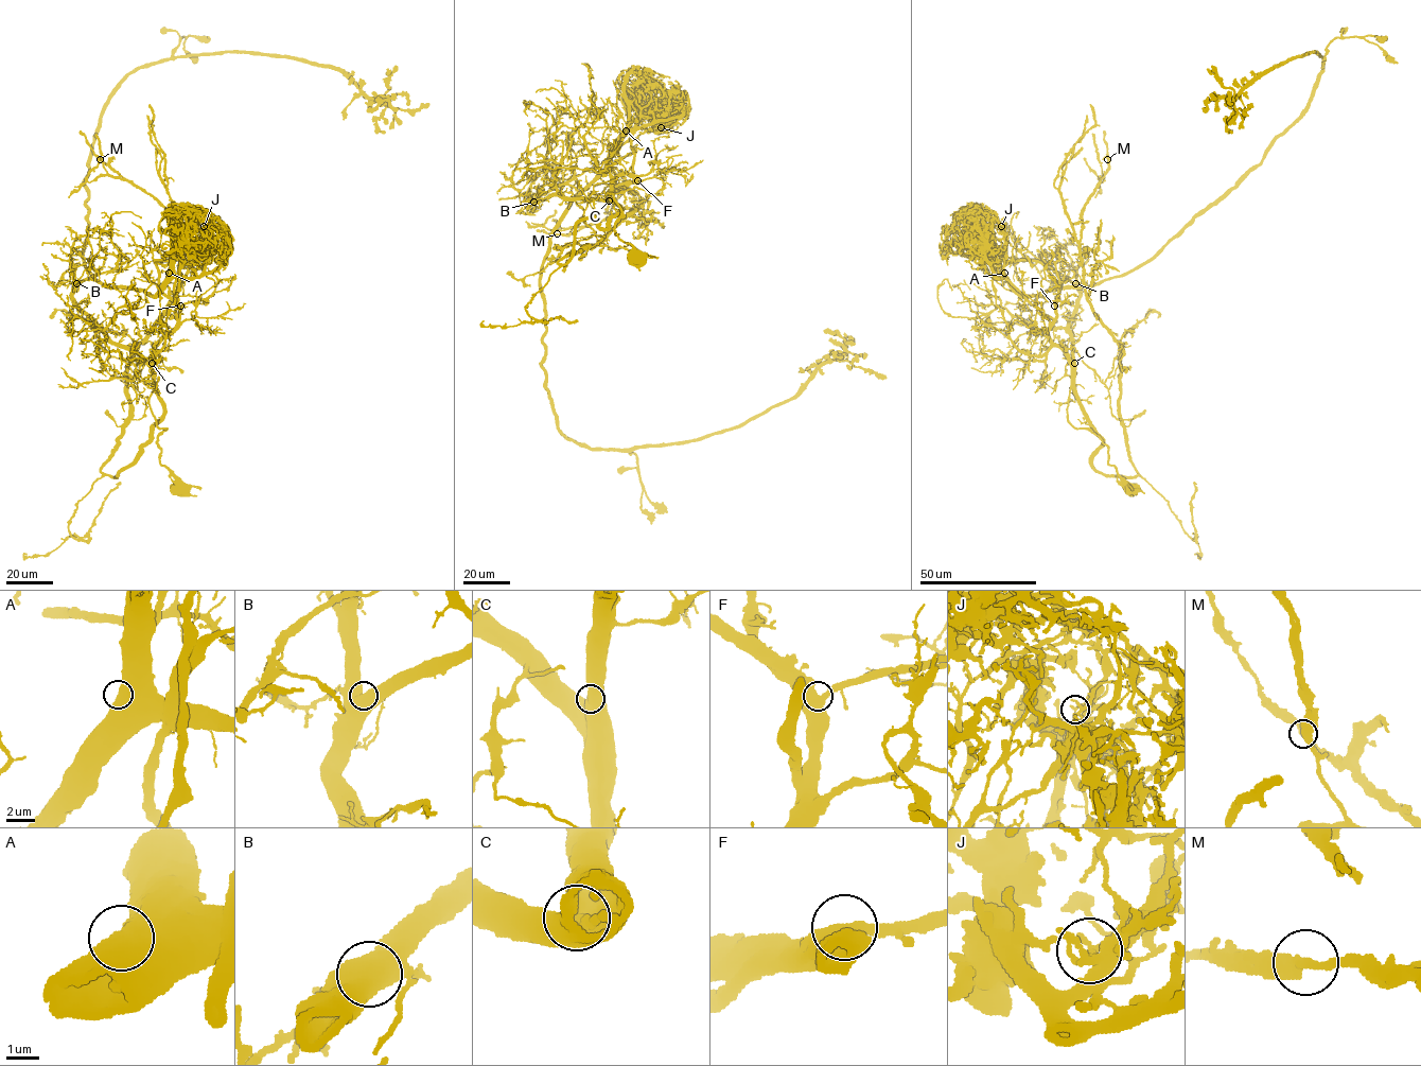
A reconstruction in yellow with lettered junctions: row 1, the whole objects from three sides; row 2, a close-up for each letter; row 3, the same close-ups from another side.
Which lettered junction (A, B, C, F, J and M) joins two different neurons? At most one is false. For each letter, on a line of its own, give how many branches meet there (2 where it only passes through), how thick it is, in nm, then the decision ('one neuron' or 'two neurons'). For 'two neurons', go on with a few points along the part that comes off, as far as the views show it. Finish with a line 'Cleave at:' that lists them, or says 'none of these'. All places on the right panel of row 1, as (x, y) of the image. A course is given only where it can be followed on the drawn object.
A: 1 | 750 nm | one neuron
B: 1 | 850 nm | one neuron
C: 1 | 800 nm | one neuron
F: 2 | 550 nm | one neuron
J: 1 | 340 nm | two neurons | (1001, 227), (995, 259), (1021, 295), (1124, 276), (1260, 162), (1320, 57), (1262, 72), (1234, 99), (1251, 103)
M: 2 | 280 nm | one neuron
Cleave at: J

